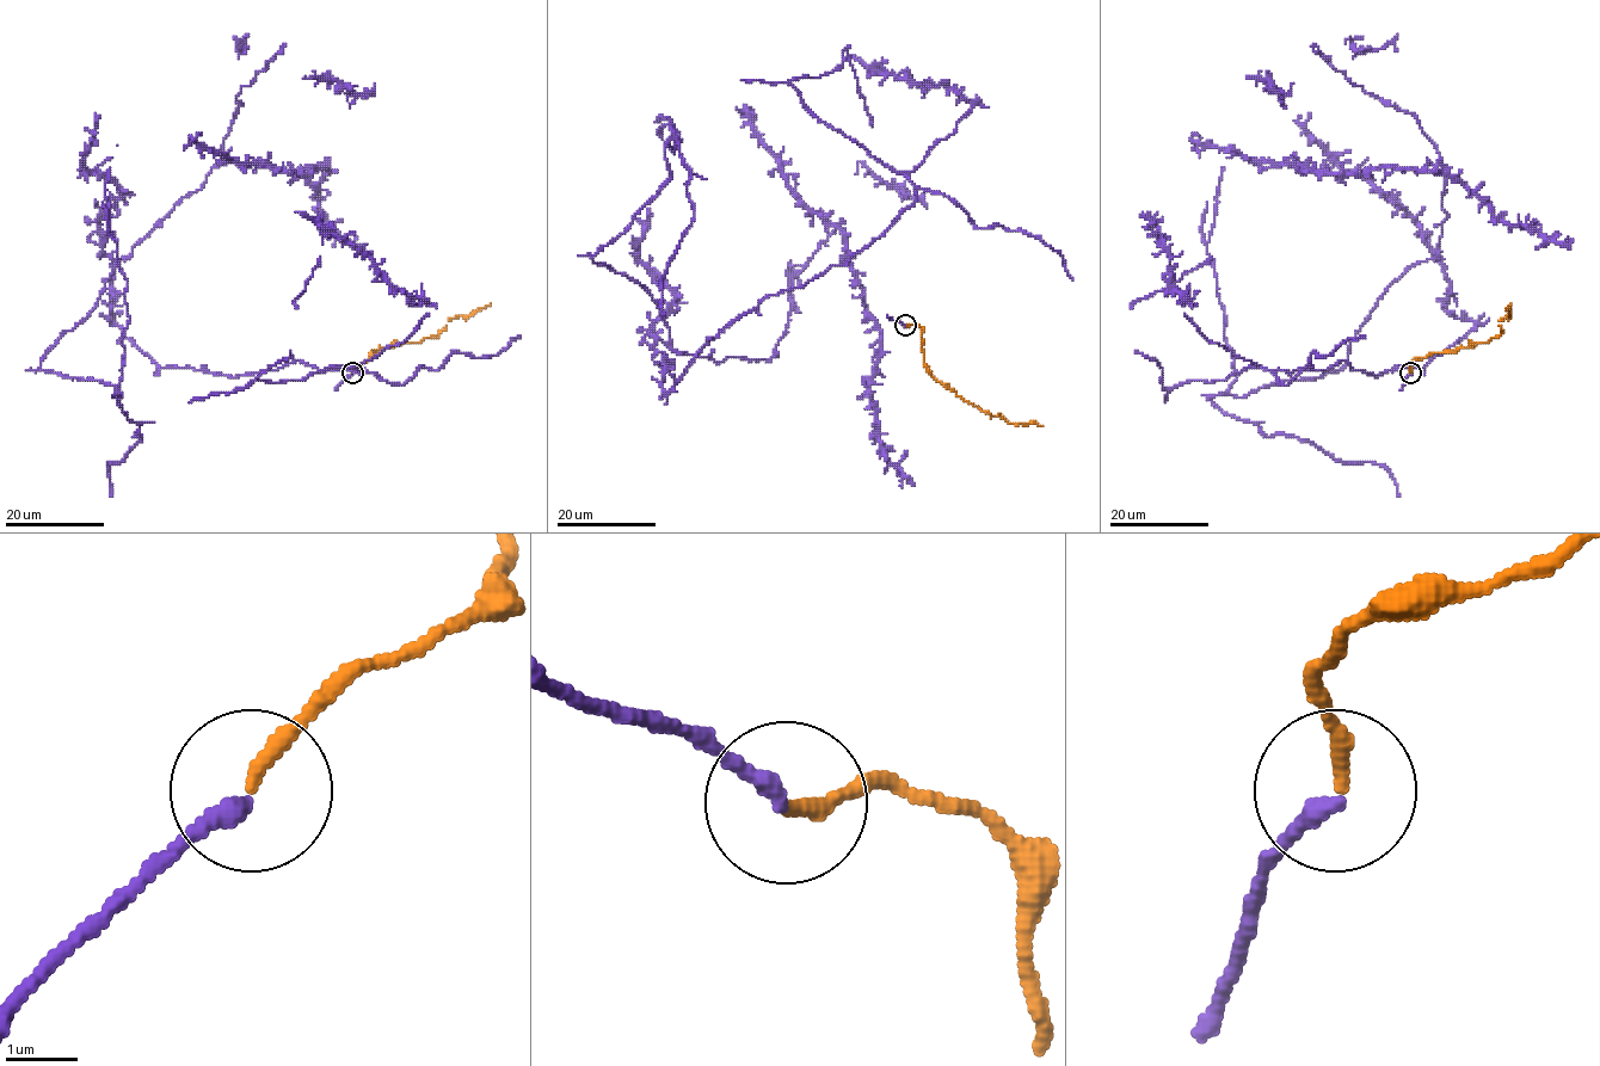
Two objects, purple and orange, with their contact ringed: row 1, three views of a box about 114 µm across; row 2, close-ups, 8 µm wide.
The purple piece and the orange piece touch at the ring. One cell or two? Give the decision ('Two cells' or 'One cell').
One cell

